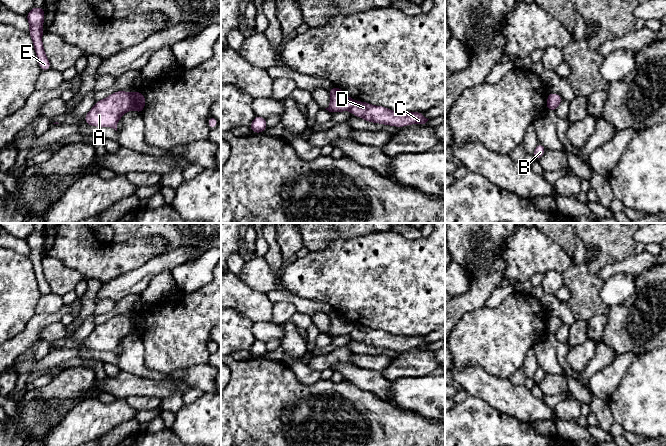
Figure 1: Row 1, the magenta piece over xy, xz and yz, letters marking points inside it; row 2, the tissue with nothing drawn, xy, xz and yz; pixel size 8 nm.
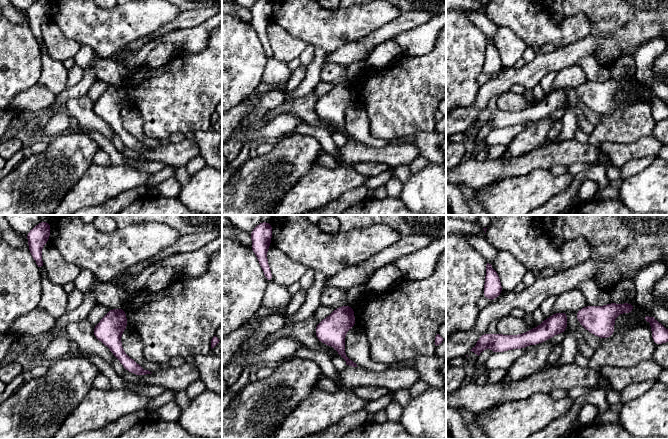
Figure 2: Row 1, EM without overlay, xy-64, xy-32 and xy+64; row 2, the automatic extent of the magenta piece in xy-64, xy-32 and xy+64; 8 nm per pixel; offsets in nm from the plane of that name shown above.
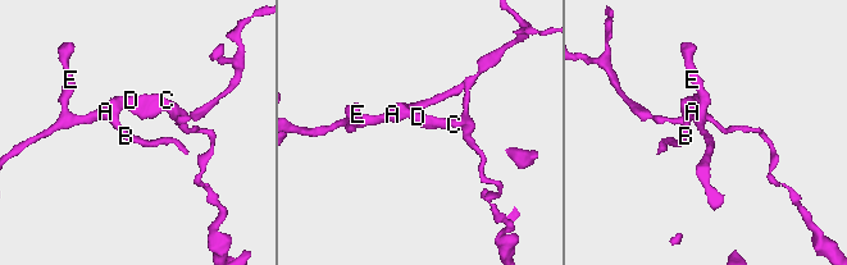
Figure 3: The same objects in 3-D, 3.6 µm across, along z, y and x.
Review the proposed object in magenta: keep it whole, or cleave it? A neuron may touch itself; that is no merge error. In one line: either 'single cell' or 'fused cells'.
single cell

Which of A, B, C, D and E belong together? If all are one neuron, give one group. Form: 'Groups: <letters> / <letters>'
Groups: A B C D E

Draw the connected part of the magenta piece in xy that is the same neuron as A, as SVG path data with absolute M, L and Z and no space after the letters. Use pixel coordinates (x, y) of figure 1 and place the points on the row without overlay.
M116 315L95 326L85 339L84 345L90 350L111 351L117 355L118 346L124 337L133 334L142 338L145 328L145 321L140 315L134 317Z

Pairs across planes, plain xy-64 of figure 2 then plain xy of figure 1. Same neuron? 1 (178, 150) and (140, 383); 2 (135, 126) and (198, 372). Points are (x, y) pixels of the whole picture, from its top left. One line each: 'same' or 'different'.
1: same
2: same

